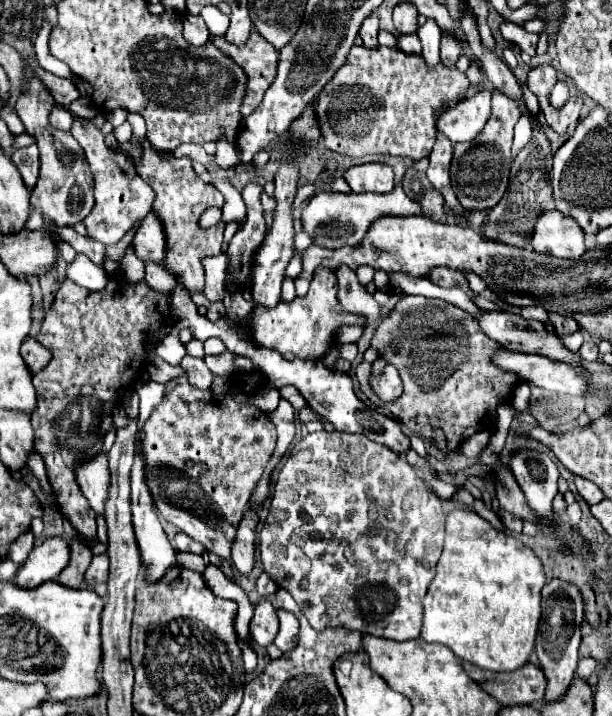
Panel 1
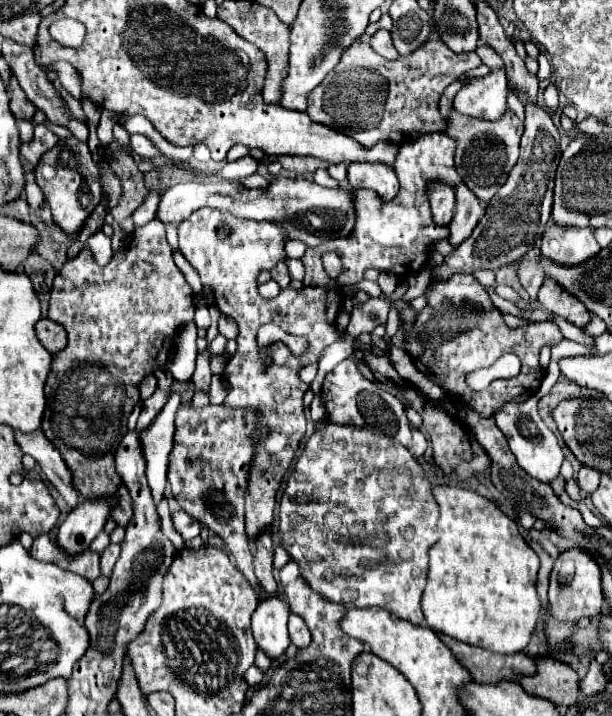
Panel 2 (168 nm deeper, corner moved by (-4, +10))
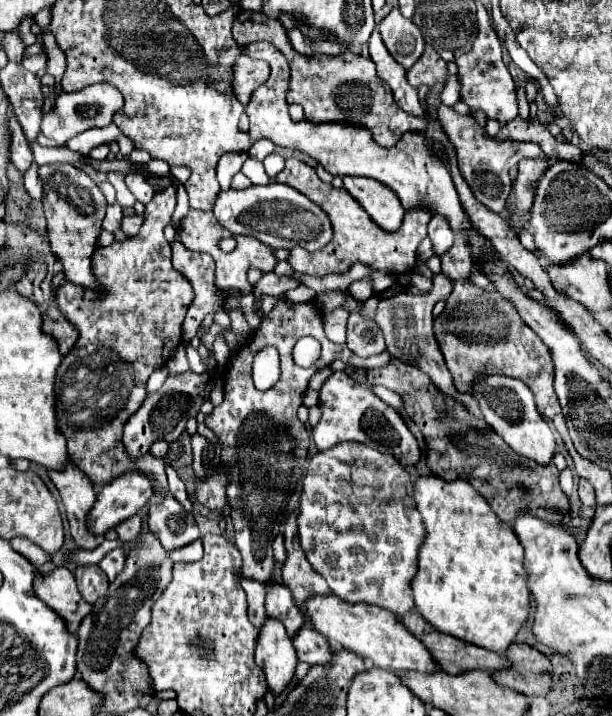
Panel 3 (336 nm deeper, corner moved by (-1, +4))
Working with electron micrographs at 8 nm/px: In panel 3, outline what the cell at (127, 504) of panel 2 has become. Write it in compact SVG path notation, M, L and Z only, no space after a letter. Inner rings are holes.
M139 513L133 515L133 517L129 517L129 519L125 519L123 523L119 523L119 525L115 527L115 531L117 531L117 535L119 535L119 539L121 539L123 543L133 543L133 541L137 541L141 529L143 529L143 517L141 517Z

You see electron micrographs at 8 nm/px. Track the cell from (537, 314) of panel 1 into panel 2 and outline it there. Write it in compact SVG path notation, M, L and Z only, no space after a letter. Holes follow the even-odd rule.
M534 249L530 253L526 253L526 257L524 257L524 261L520 263L520 269L518 269L520 283L528 291L530 299L536 299L536 293L538 293L542 281L544 281L544 271L536 265L536 257L538 255L540 253L534 251Z

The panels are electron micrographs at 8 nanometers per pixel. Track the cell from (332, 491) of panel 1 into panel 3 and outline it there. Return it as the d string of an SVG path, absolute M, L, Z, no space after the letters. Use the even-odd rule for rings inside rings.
M339 443L333 449L319 451L311 459L307 475L303 479L303 493L301 493L301 501L299 501L301 513L299 513L299 519L297 519L299 539L301 539L301 545L307 553L307 559L313 565L313 569L327 579L327 583L329 583L329 587L335 595L339 595L341 599L347 599L349 603L375 603L383 609L389 609L395 615L405 615L407 611L411 611L415 607L413 605L413 595L411 595L411 579L417 573L417 551L421 547L421 541L425 539L425 527L423 527L421 515L415 507L415 499L413 499L413 483L409 479L405 483L401 483L401 477L407 477L407 473L405 473L405 467L395 457L383 455L383 453L379 453L371 447L365 447L361 443Z

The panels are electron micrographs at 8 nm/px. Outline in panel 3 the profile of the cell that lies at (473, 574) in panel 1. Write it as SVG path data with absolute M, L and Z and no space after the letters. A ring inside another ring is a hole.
M421 475L415 479L415 503L425 523L425 539L419 547L417 573L411 581L415 609L439 631L457 635L477 647L505 651L529 615L531 595L527 591L527 573L523 569L523 547L515 531L497 519L481 493L461 481L445 481L439 475Z

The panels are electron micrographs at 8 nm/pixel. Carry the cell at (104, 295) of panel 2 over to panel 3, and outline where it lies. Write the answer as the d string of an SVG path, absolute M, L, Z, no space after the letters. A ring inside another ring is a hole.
M169 185L163 193L157 193L145 205L145 223L135 237L125 241L115 241L109 247L99 247L93 255L93 273L99 283L105 287L103 293L77 287L65 281L57 291L57 303L61 313L79 329L79 339L75 347L63 357L63 363L55 377L55 393L57 393L57 423L59 431L67 437L69 457L71 461L95 483L109 483L111 479L123 475L125 471L143 469L153 481L157 481L157 495L167 489L165 467L171 465L183 453L183 445L179 441L169 445L169 453L165 459L155 455L143 455L143 459L129 459L125 455L125 445L121 443L123 425L129 415L141 407L147 397L147 379L149 375L167 363L169 349L175 349L181 343L181 325L185 319L185 311L193 301L191 283L173 269L171 265L171 247L163 237L165 225L171 221L171 215L177 205L177 187Z

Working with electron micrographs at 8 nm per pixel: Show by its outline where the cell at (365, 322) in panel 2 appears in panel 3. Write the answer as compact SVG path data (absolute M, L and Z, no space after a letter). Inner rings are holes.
M351 313L347 321L347 347L359 357L373 357L383 353L385 339L375 321L361 317L359 313Z

